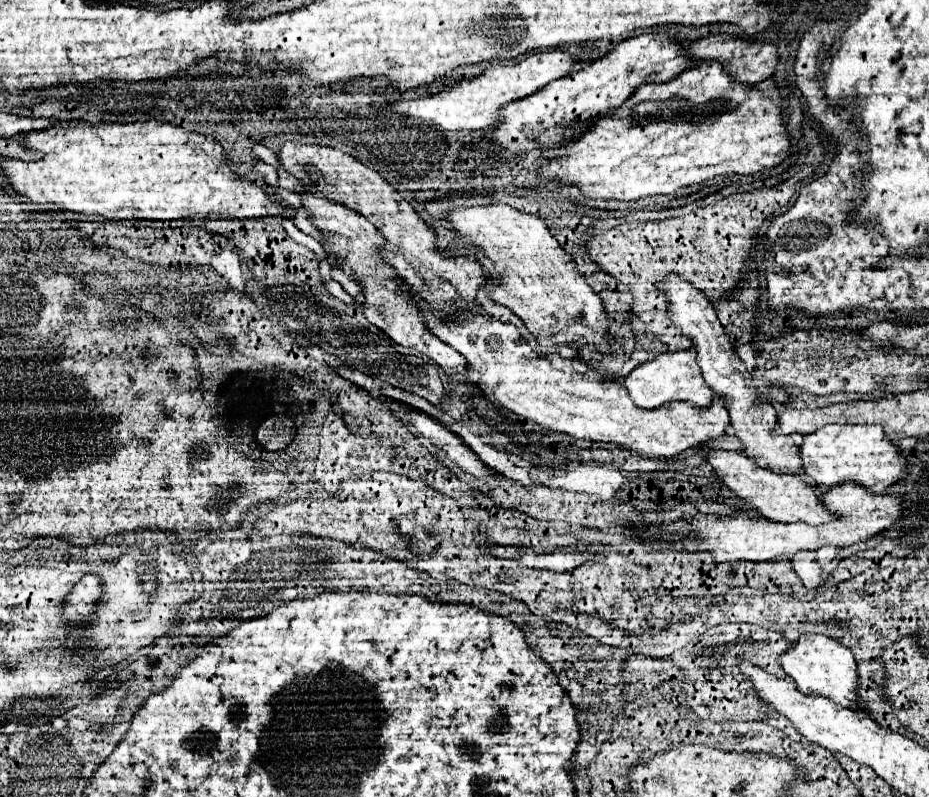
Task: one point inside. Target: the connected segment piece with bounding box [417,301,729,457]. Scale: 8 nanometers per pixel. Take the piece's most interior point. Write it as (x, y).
(564, 395)

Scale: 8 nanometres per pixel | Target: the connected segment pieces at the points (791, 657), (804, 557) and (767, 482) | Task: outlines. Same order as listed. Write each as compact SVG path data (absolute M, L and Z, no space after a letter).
M803 635L791 649L787 649L781 657L781 667L783 671L797 683L801 693L821 693L833 699L835 703L849 707L853 711L861 709L859 705L859 673L857 673L857 661L853 653L837 643L831 637L825 635Z
M799 551L793 555L793 569L807 589L817 589L821 585L821 565L817 563L815 551Z
M709 451L707 461L715 467L715 473L723 479L723 483L735 491L743 501L751 503L753 509L757 509L759 515L781 521L781 523L795 523L803 521L809 525L821 525L835 519L819 501L815 491L801 481L797 475L779 475L769 469L761 469L751 457L741 455L737 451Z

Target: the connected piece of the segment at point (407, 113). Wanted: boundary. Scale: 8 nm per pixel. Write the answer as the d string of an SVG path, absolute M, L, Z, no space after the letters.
M555 49L545 53L533 53L529 59L517 63L517 65L495 65L487 69L483 75L475 79L461 79L457 85L429 97L421 97L417 101L397 101L387 105L391 111L401 113L403 117L415 117L431 121L445 131L459 131L459 129L495 129L495 123L499 123L499 109L511 101L523 99L527 95L533 95L535 91L543 89L547 83L569 75L575 69L575 55Z

